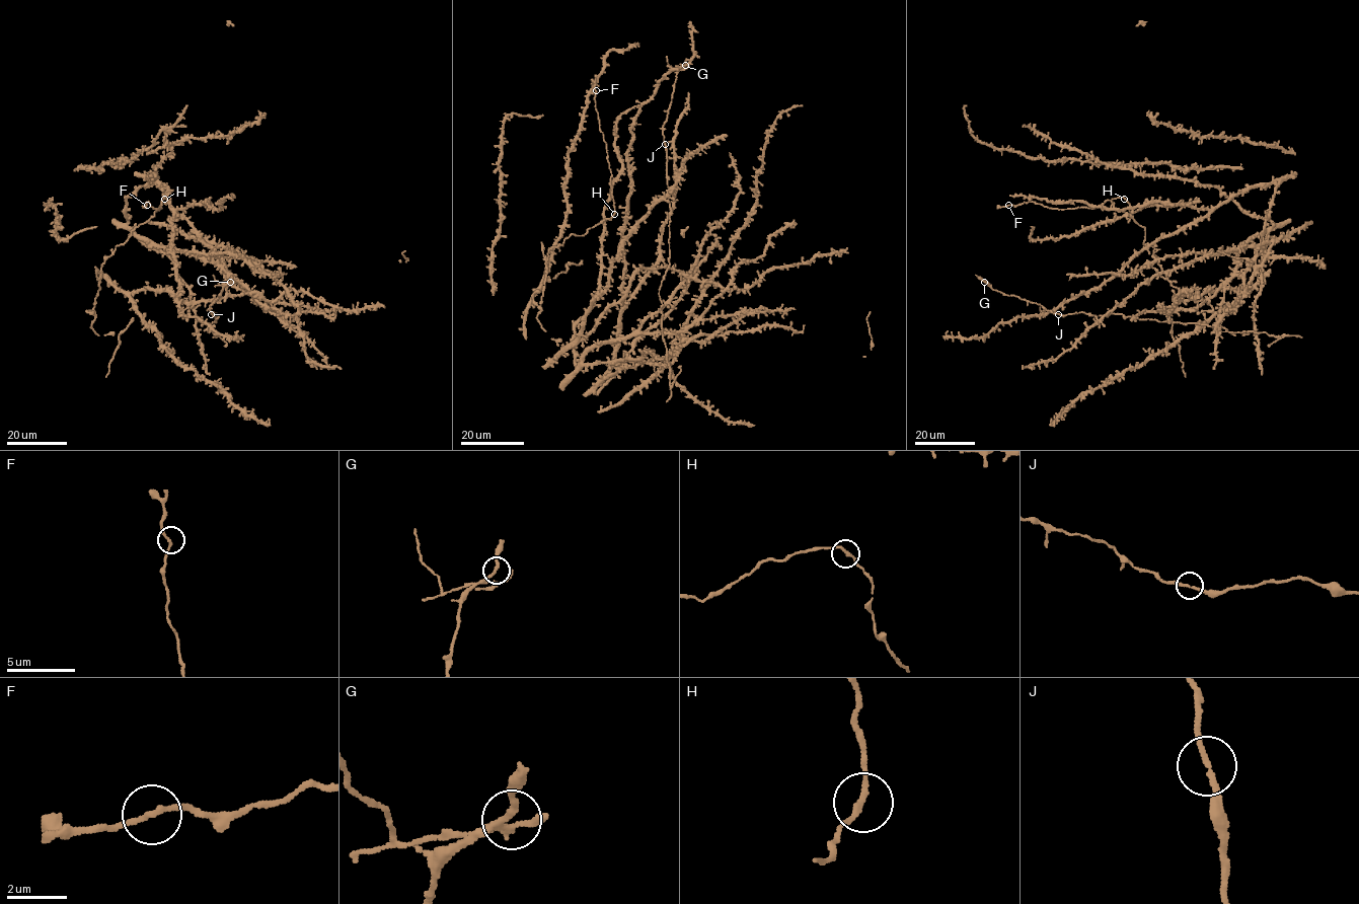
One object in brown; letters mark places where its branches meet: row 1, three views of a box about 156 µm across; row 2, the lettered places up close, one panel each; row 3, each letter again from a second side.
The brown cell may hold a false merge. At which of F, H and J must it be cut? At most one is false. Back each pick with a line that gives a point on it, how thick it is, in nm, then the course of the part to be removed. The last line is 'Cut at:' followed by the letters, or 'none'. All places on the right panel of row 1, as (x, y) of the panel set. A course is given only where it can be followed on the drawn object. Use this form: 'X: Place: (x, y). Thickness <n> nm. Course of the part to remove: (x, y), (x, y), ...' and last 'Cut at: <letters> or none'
Cut at: none

